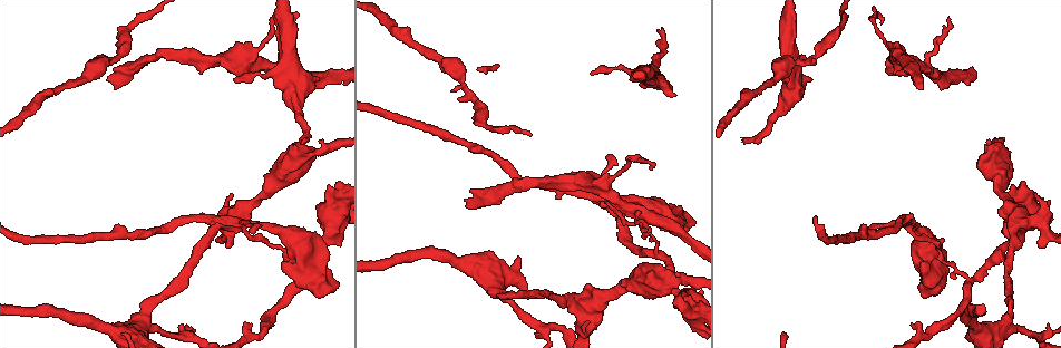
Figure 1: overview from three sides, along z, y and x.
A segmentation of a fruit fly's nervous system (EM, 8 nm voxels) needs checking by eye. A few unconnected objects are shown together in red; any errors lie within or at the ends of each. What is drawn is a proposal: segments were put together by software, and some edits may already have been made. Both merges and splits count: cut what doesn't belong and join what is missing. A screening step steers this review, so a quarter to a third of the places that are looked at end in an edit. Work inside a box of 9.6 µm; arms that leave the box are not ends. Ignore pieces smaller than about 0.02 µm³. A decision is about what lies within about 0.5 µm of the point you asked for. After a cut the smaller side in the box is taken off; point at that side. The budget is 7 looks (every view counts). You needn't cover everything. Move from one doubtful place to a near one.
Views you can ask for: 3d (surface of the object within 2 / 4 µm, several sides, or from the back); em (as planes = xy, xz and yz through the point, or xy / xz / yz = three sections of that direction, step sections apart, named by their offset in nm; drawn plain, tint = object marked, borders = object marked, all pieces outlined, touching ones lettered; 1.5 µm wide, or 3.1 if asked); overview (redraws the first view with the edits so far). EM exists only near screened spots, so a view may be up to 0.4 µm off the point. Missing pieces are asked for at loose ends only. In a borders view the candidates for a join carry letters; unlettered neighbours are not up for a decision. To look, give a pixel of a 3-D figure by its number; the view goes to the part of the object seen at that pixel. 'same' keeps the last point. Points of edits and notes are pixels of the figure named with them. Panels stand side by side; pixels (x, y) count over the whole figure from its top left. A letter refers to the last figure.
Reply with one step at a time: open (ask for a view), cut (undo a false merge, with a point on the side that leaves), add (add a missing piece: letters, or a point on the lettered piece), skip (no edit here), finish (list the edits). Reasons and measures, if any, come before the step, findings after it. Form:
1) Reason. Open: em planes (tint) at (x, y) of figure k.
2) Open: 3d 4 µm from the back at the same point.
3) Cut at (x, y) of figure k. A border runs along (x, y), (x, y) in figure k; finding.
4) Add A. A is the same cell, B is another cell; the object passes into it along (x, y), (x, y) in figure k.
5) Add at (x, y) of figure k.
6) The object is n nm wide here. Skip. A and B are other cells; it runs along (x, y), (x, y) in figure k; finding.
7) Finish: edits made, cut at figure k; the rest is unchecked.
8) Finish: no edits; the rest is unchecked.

Thin neck. Open: 3d 4 µm at (476, 100) of figure 1.

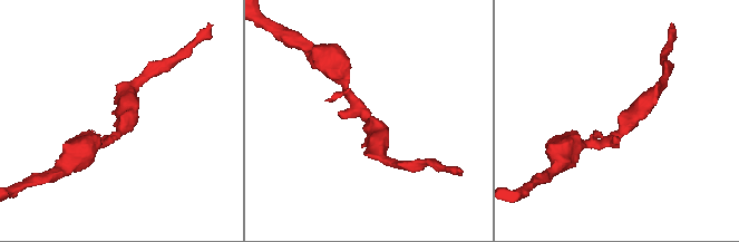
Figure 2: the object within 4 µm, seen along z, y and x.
The arms are 190, 260 nm wide. Open: em planes (tint) at (119, 134) of figure 2.

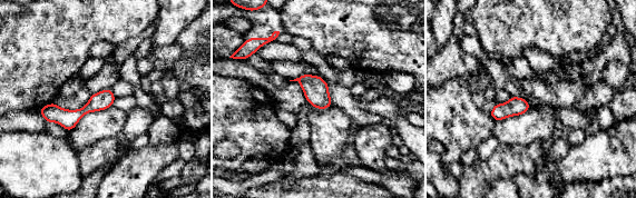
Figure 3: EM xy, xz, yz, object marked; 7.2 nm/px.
Open: em planes (borders) at the same point.

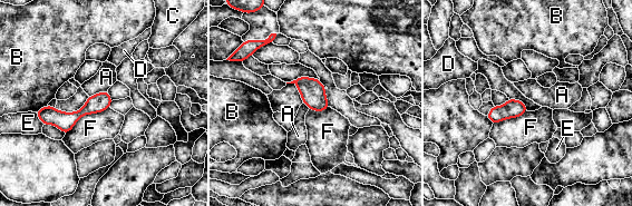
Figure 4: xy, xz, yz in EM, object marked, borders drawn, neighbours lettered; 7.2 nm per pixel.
The object is 70 nm wide here. Skip. A, B, C, D, E and F are other cells; it runs along (108, 100), (74, 117), (40, 114) in figure 4; one neuron here.

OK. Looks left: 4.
An open end. Open: em planes (borders) at (590, 74) of figure 1.

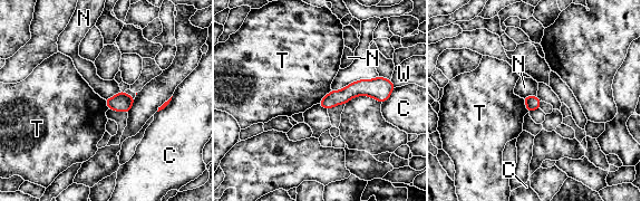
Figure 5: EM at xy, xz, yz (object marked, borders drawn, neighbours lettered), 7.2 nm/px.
The longest contact is with C, 160 nm. Skip. C, N, T and W are other cells; a border runs along (331, 89), (318, 103) in figure 5; no lettered piece goes on from it.

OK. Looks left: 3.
Free end. Open: 3d 4 µm at (646, 233) of figure 1.

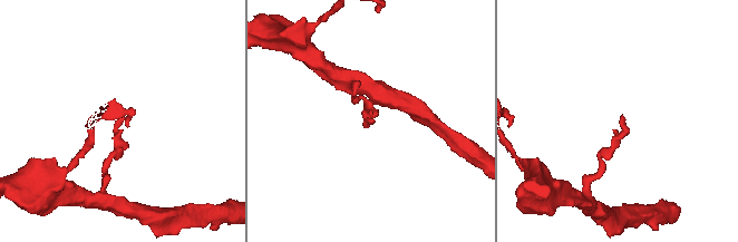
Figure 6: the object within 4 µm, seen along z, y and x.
Now the EM. Open: em planes (borders) at (124, 118) of figure 6.

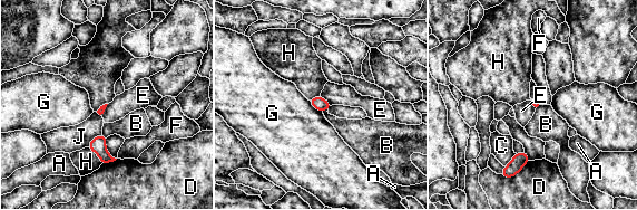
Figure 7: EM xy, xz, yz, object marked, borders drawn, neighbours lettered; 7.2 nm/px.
Skip. A, B, C, D, E, F, G, H and J are other cells; a border runs along (108, 104), (101, 116) in figure 7; no lettered piece goes on from it.

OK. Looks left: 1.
Finish: no edits; the rest is unchecked.

